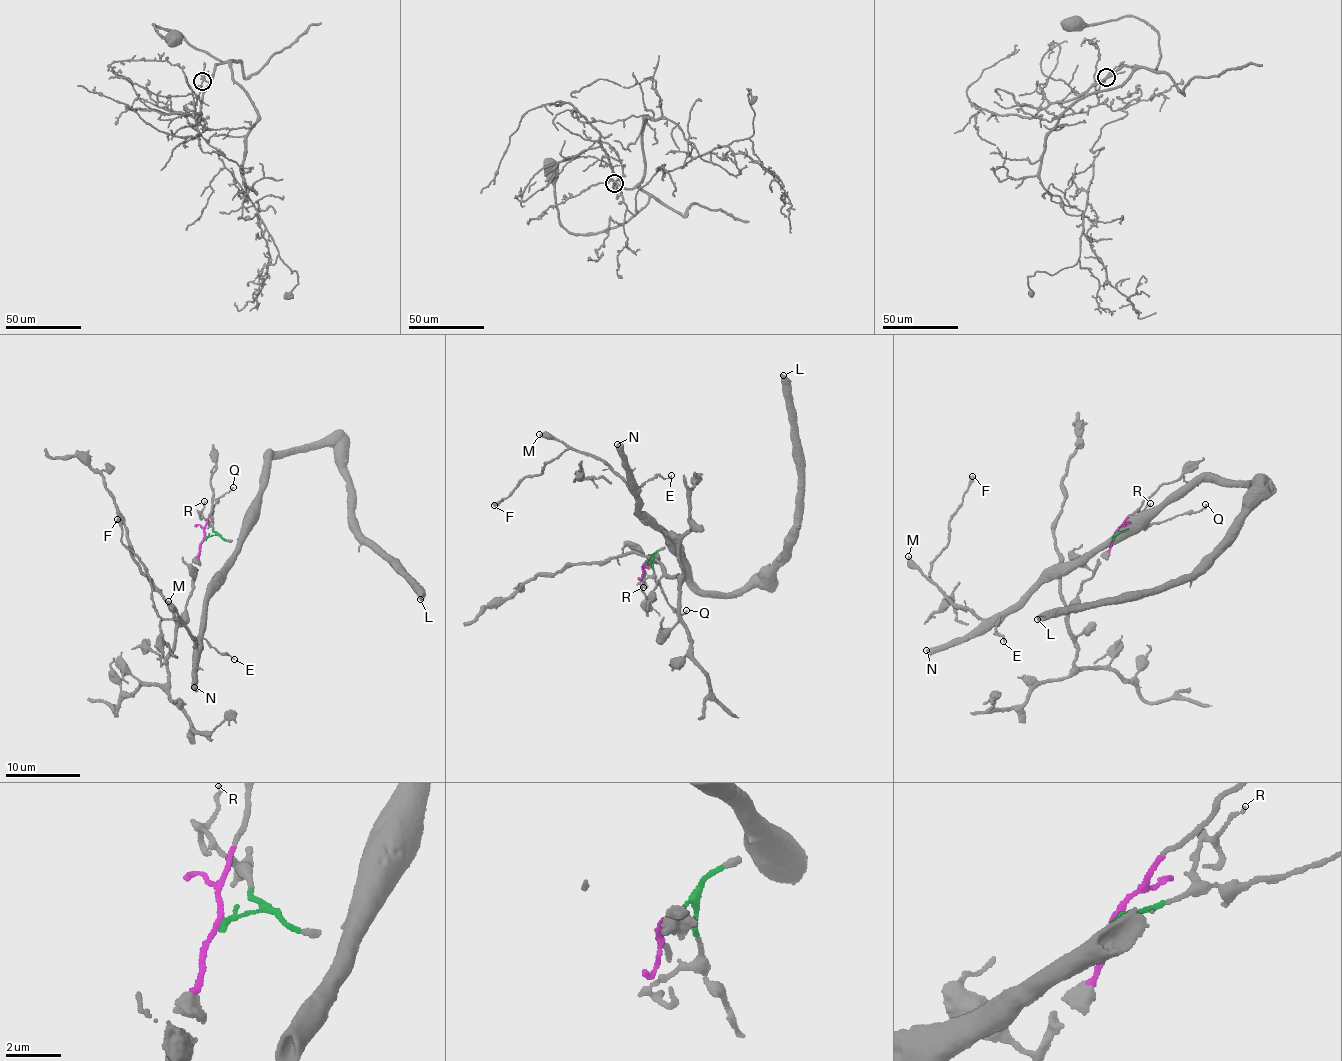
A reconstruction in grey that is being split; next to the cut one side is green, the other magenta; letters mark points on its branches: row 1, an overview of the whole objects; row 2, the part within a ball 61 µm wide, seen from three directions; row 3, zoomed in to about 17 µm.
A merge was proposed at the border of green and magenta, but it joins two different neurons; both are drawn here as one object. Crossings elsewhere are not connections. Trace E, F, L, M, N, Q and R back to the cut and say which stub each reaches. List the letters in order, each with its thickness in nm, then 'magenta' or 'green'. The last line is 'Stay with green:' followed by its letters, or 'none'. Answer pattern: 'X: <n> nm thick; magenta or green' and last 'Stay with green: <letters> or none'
E: 90 nm thick; green
F: 320 nm thick; green
L: 440 nm thick; green
M: 420 nm thick; green
N: 550 nm thick; green
Q: 110 nm thick; green
R: 100 nm thick; green
Stay with green: E, F, L, M, N, Q, R

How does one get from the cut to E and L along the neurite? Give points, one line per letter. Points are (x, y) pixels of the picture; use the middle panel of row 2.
E: (646, 564), (668, 541), (663, 533), (645, 523), (636, 489), (655, 475), (666, 478), (672, 475)
L: (646, 564), (679, 541), (692, 580), (702, 590), (722, 593), (749, 590), (789, 548), (798, 457), (784, 375)

